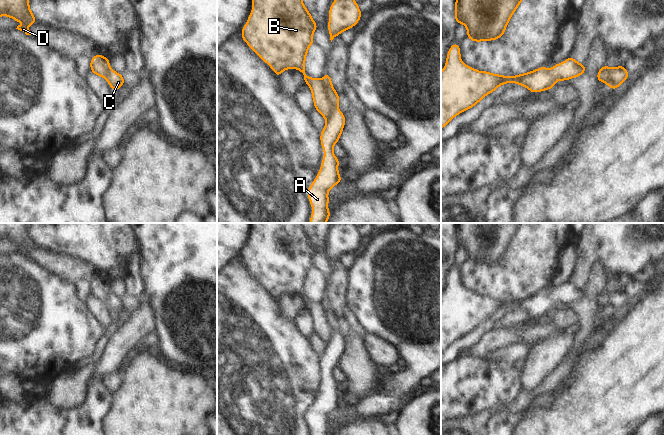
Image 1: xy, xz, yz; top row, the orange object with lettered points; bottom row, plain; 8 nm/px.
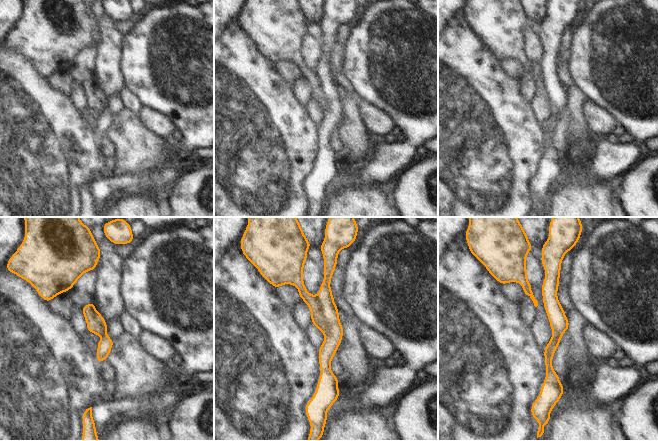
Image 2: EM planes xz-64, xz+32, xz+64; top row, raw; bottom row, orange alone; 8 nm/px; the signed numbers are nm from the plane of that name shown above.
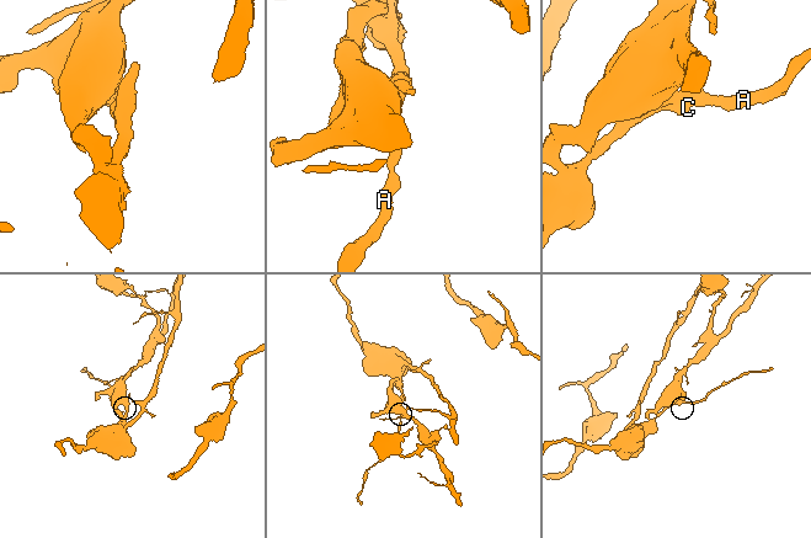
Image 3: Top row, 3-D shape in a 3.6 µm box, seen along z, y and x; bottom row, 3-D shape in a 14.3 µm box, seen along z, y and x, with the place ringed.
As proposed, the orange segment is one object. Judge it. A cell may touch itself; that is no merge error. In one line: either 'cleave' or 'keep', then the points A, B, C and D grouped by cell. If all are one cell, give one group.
cleave | A C / B D

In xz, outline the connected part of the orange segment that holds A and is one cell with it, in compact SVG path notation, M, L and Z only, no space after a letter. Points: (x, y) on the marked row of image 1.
M326 72L322 81L326 87L328 98L335 108L330 112L324 129L320 132L324 156L320 170L307 190L308 200L312 207L309 223L326 223L330 219L328 193L336 184L342 182L338 171L340 160L335 156L333 147L339 142L346 119L345 114L338 109L340 98L333 87L330 74Z

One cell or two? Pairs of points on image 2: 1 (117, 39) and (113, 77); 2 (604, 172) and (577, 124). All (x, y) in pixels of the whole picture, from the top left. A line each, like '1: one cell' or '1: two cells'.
1: one cell
2: two cells

